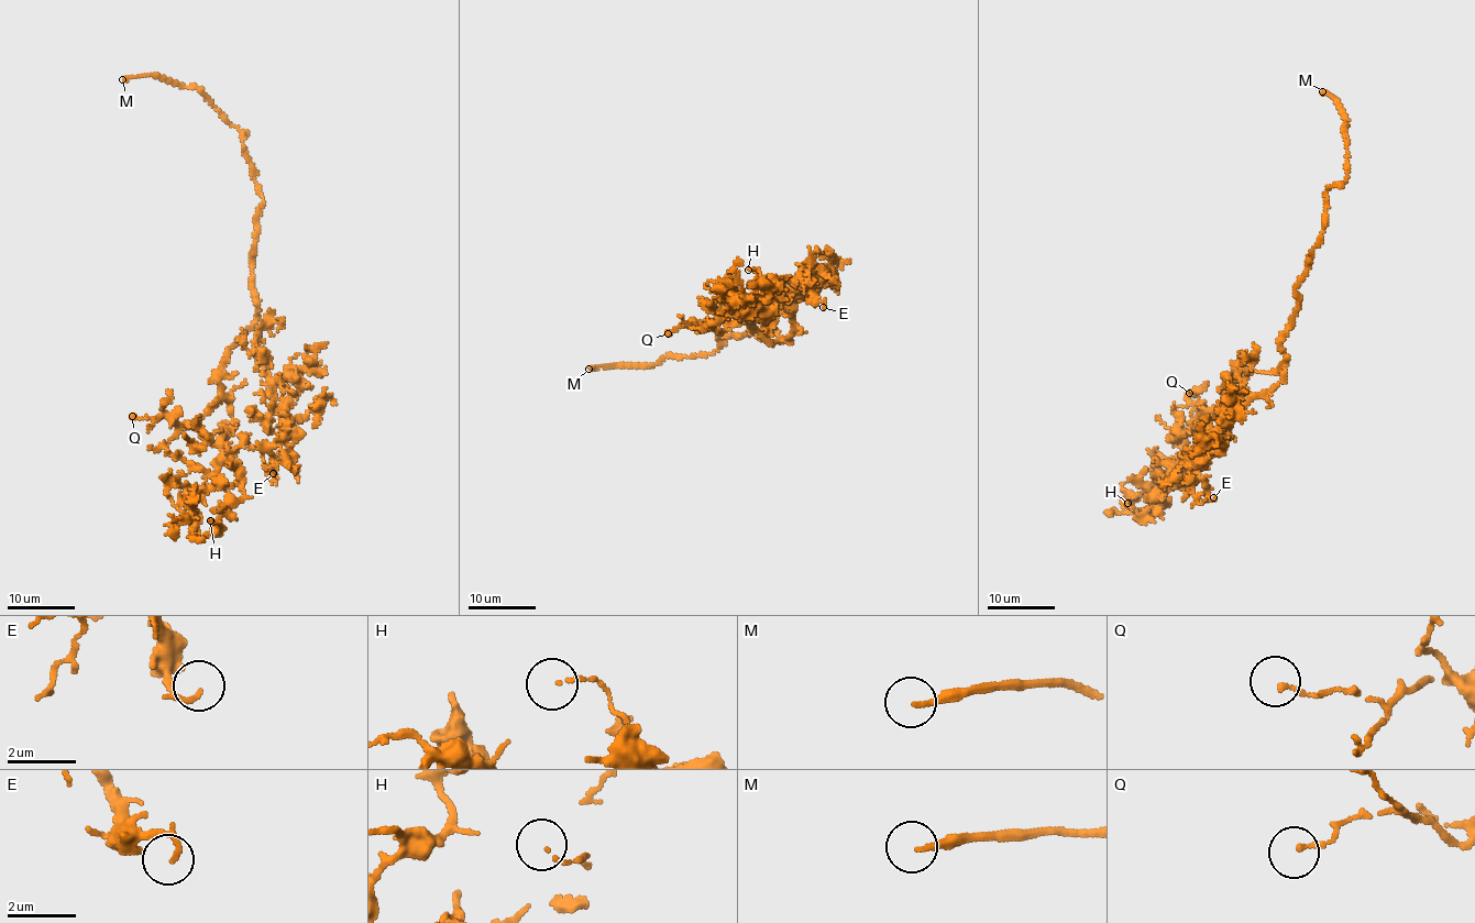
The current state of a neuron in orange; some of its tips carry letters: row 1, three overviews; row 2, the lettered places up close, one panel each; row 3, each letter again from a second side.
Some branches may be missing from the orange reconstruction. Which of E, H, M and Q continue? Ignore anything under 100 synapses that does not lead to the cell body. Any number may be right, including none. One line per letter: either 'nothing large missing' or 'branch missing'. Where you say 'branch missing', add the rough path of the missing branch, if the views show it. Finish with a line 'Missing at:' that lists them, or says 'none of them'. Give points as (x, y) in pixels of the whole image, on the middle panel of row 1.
E: nothing large missing
H: nothing large missing
M: branch missing
Q: nothing large missing
Missing at: M

